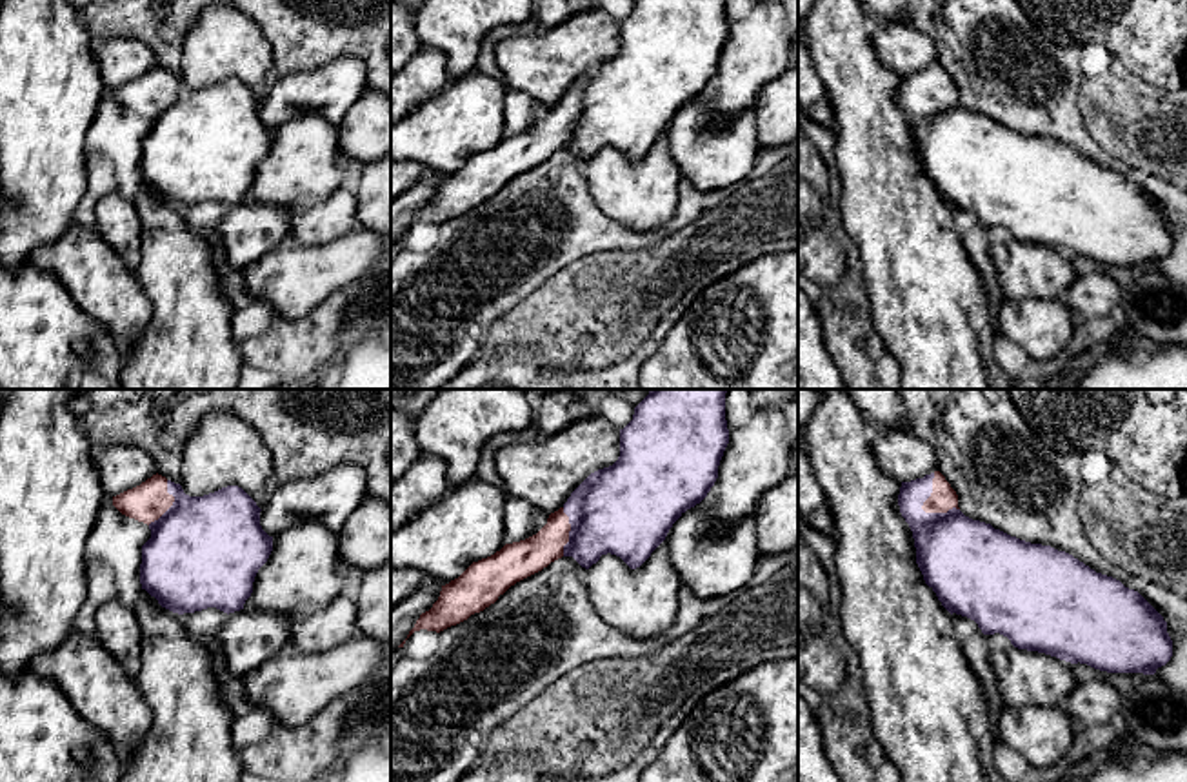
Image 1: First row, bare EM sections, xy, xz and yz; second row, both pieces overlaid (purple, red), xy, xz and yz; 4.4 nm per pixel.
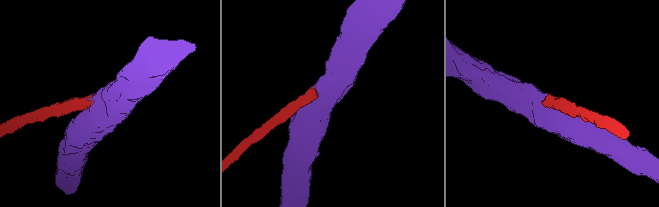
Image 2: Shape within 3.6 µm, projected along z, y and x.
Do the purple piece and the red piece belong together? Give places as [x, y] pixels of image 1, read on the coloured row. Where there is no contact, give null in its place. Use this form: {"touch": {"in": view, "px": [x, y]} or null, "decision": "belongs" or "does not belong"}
{"touch": {"in": "yz", "px": [922, 510]}, "decision": "belongs"}

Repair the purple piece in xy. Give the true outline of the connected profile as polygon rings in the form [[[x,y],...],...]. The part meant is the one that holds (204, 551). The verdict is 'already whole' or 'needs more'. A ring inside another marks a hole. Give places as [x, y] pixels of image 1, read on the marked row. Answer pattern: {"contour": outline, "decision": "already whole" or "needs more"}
{"contour": [[[156,473],[113,496],[113,506],[151,529],[151,538],[142,546],[140,584],[162,607],[178,615],[207,607],[227,615],[244,609],[254,576],[273,551],[273,536],[262,529],[262,509],[242,487],[189,496],[180,484]]], "decision": "needs more"}

